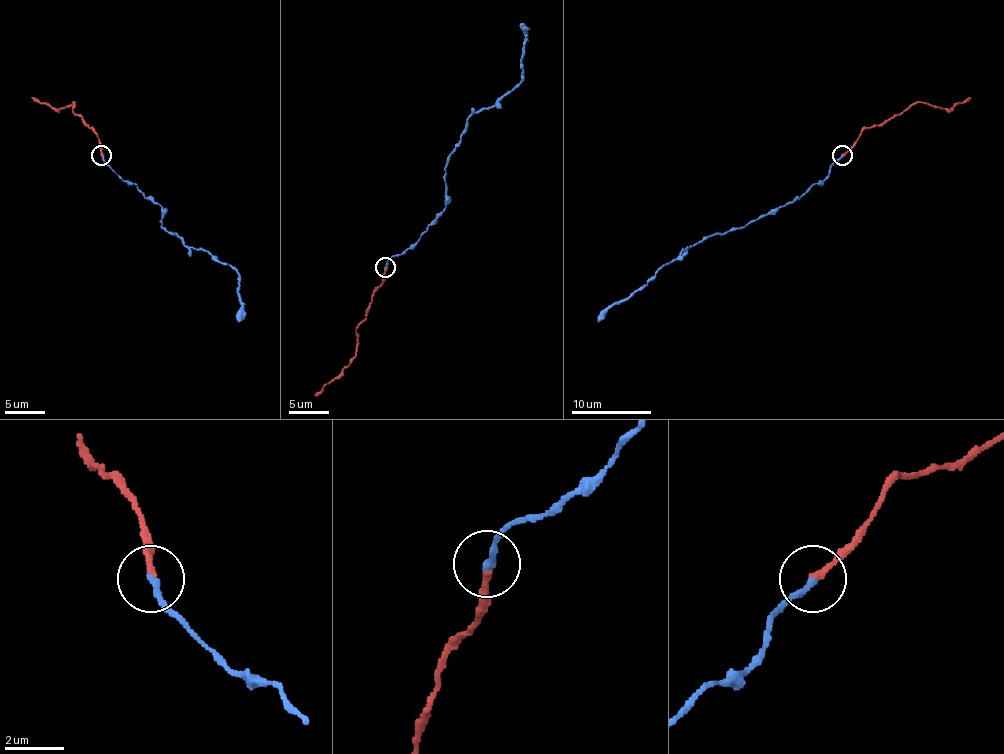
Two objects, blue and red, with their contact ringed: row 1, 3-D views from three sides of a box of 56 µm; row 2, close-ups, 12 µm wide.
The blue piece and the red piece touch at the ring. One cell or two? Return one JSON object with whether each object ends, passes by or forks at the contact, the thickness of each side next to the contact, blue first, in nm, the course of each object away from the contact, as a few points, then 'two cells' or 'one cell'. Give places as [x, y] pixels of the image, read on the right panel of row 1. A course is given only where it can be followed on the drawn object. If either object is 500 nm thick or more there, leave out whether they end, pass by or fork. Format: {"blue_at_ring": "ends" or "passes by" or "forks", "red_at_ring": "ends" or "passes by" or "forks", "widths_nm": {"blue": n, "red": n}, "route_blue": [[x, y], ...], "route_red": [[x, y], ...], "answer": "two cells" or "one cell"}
{"blue_at_ring": "ends", "red_at_ring": "ends", "widths_nm": {"blue": 240, "red": 200}, "route_blue": [[842, 156], [820, 182], [782, 206], [742, 226], [710, 234], [682, 252], [646, 284], [614, 304], [597, 322]], "route_red": [[842, 156], [866, 128], [882, 124], [918, 102], [948, 110], [971, 98]], "answer": "one cell"}

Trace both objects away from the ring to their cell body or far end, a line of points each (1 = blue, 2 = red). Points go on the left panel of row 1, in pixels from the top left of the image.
1: (101, 156), (161, 206), (161, 226), (183, 244), (209, 252), (235, 270), (239, 322)
2: (101, 156), (99, 136), (73, 112), (73, 102), (55, 110), (31, 98)

